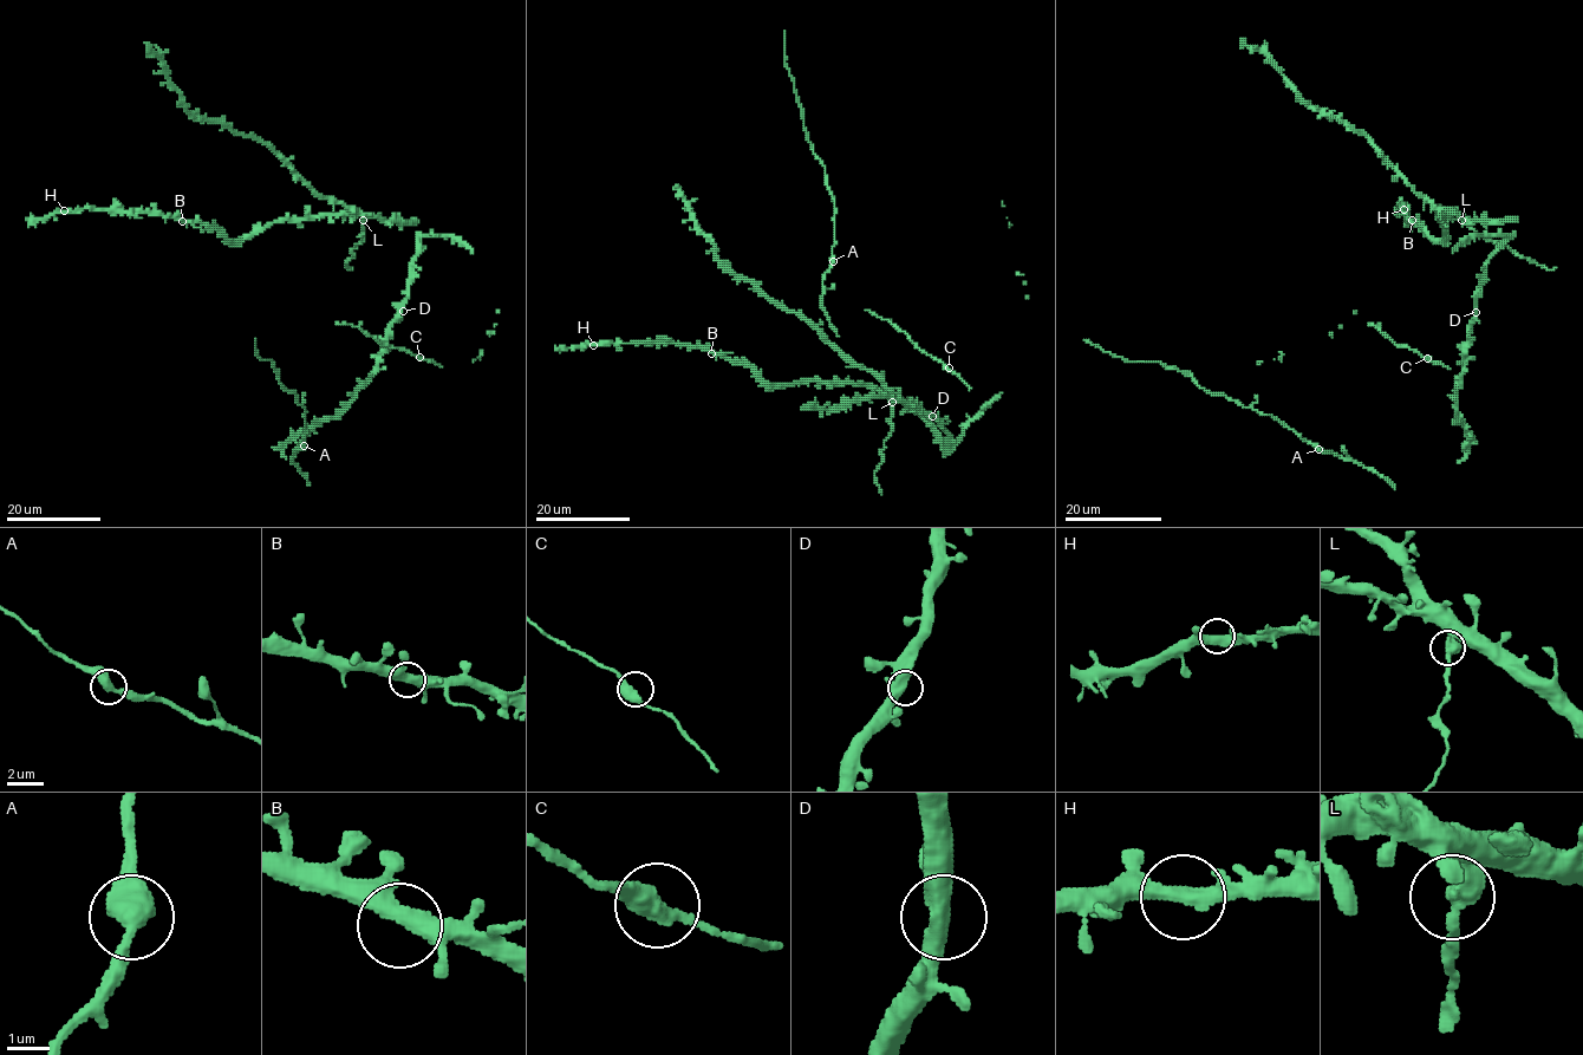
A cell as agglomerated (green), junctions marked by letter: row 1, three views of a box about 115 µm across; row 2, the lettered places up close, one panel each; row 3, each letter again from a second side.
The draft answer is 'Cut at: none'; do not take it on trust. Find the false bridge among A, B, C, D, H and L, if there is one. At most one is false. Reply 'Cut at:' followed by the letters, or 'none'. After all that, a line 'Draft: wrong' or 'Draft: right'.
Cut at: L
Draft: wrong

